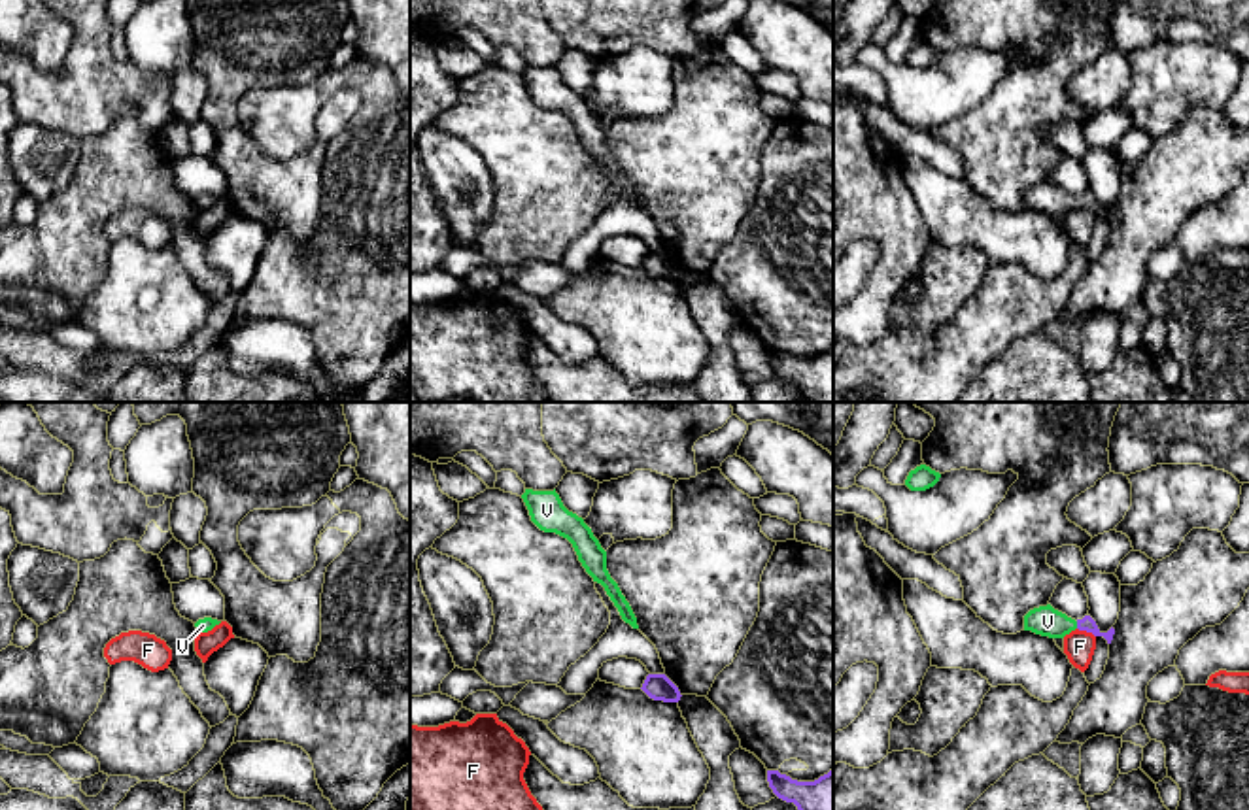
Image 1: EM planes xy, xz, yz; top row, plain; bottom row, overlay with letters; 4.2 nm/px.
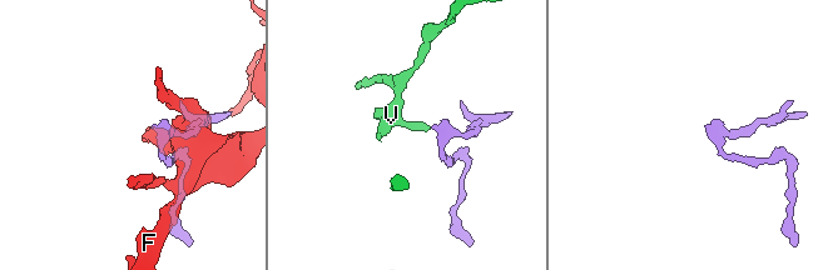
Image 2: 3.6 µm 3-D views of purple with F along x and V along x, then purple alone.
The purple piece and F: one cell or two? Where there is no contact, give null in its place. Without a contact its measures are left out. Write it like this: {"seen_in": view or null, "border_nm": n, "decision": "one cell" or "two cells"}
{"seen_in": "yz", "border_nm": 90, "decision": "two cells"}

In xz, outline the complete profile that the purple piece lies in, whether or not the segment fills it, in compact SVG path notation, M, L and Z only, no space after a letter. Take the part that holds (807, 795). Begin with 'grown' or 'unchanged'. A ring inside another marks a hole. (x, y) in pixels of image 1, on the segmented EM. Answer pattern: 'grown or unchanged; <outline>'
unchanged; M767 770L773 793L797 810L833 810L833 770L814 782L797 782L778 770Z

